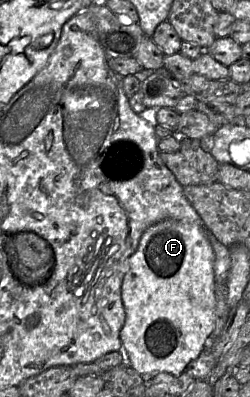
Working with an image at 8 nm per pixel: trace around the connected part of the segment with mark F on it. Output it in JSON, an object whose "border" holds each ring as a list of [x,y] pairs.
{"border":[[[166,219],[143,232],[122,281],[125,321],[119,334],[126,363],[141,376],[146,378],[161,372],[178,376],[204,349],[205,340],[215,328],[214,260],[214,250],[201,224]]]}

